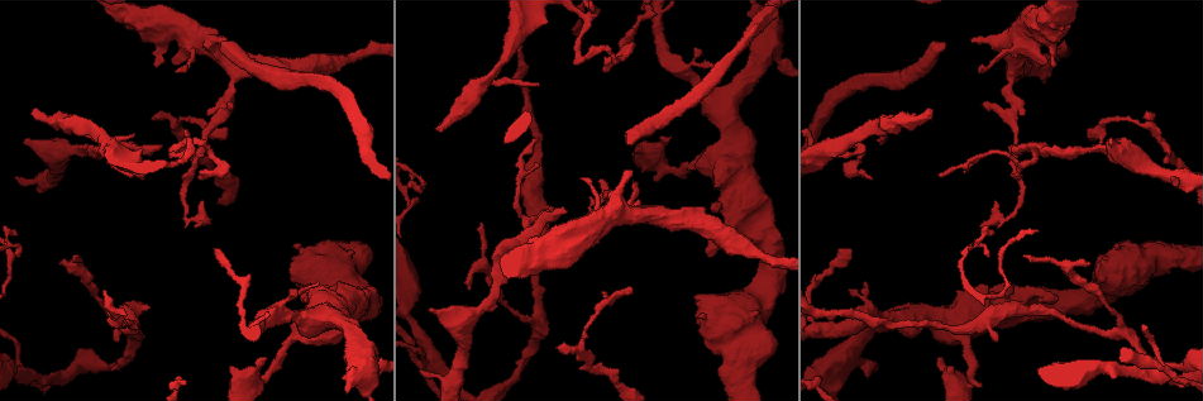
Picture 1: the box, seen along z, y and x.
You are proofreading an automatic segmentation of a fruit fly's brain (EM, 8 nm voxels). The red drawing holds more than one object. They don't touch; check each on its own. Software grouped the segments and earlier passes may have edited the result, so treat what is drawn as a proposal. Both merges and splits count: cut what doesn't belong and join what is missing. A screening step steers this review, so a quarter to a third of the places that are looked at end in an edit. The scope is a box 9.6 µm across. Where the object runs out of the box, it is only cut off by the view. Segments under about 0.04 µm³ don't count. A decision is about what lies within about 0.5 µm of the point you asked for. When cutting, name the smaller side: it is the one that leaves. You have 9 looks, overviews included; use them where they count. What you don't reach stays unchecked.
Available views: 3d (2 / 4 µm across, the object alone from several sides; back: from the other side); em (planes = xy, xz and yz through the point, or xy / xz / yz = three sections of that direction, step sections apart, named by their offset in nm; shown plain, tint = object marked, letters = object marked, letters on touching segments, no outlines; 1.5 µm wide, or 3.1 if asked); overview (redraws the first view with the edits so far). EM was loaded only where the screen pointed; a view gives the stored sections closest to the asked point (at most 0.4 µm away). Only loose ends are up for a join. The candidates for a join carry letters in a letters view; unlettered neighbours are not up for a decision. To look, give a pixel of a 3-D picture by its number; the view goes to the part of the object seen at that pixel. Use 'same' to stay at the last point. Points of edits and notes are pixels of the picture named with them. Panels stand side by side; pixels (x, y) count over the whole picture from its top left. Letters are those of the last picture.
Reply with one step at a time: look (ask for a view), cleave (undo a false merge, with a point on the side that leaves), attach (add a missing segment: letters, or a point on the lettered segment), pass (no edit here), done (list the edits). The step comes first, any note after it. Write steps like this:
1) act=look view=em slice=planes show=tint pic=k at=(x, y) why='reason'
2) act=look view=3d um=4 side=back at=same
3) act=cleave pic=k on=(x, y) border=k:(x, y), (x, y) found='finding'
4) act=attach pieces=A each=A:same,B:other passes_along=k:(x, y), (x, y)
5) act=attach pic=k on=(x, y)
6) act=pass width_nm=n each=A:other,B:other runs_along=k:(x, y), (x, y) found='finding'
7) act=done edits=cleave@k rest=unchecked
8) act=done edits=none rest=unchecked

act=look view=em slice=planes show=plain pic=1 at=(929, 110) why='stops while still wide'

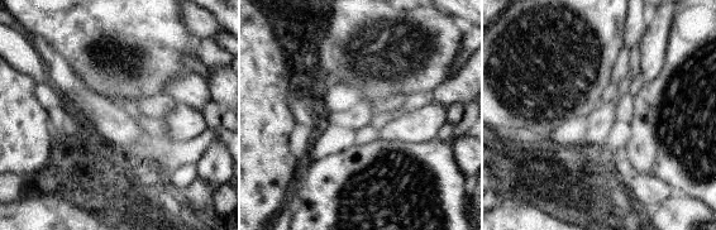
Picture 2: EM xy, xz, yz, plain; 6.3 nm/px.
act=look view=em slice=planes show=tint at=same

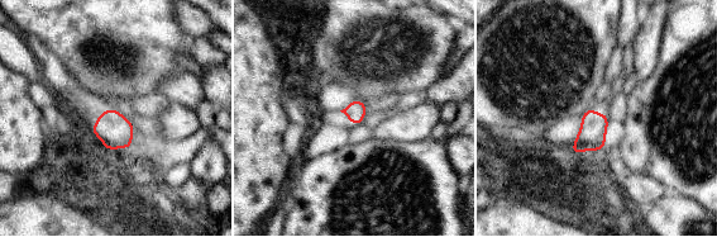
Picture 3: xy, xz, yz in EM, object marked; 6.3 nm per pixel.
act=look view=em slice=planes show=letters at=same why='see the neighbours'

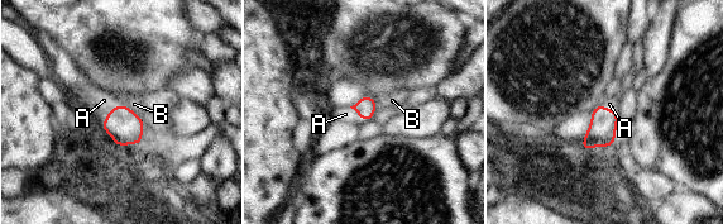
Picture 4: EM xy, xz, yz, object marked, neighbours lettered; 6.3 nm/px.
act=attach pieces=A each=A:same,B:other passes_along=4:(125, 127), (109, 112), (104, 100) found='the cell continues'

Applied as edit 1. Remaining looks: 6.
act=look view=overview why='see it whole again'

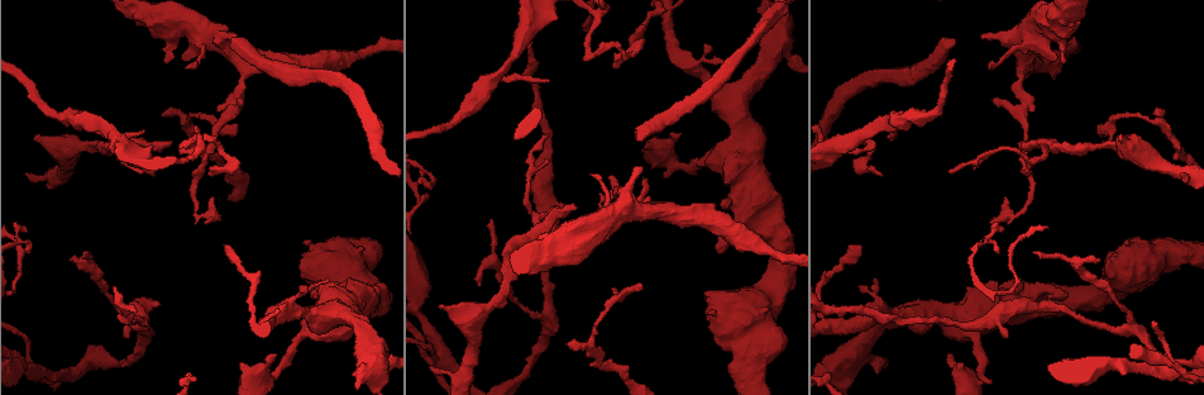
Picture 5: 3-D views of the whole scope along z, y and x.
act=look view=em slice=yz step=8 show=letters pic=5 at=(642, 167) why='thick end'

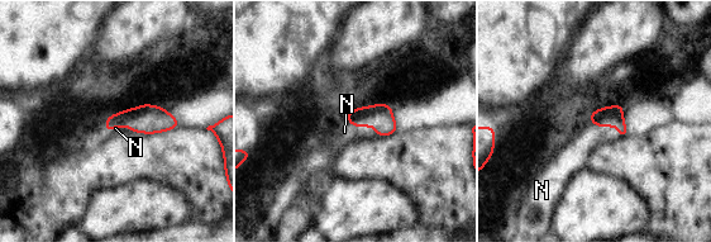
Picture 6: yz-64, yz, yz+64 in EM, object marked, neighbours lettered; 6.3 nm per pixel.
act=attach pieces=N each=N:same found='the cell continues'

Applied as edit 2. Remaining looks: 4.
act=look view=overview

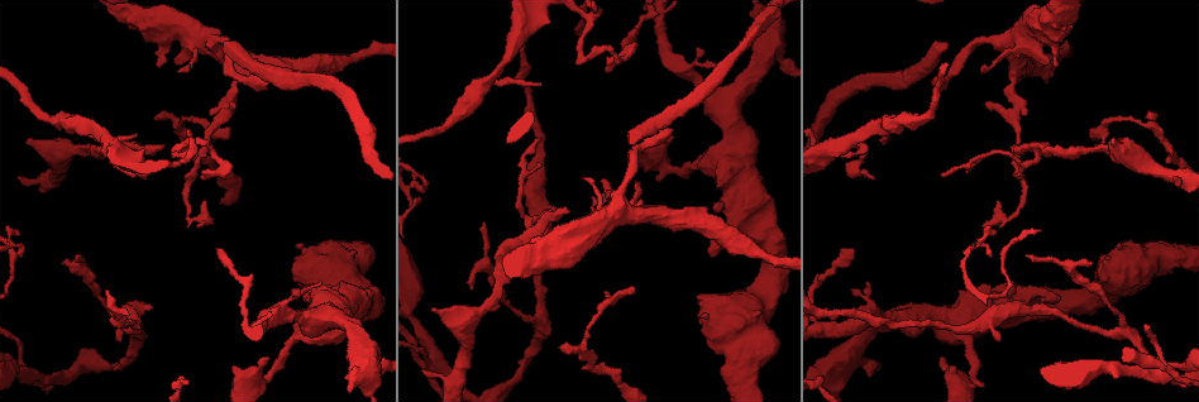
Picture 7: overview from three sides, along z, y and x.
act=look view=3d um=2 pic=7 at=(285, 346) why='thick turns thin'

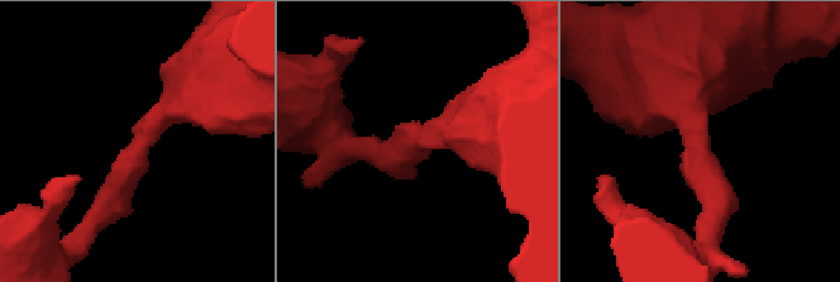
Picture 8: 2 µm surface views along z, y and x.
act=look view=em slice=planes show=tint pic=8 at=(141, 145) arm_widths_nm=220,700 why='shape alone is not enough'

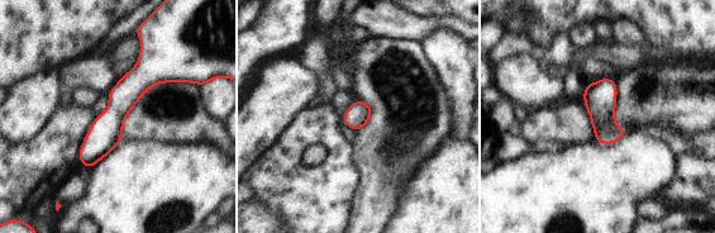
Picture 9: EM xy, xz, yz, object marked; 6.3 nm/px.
act=look view=em slice=planes show=letters at=same

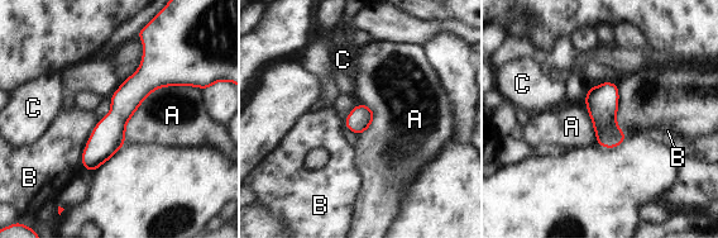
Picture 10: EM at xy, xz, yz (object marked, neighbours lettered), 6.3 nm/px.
act=pass longest_contact=A:600nm each=A:other,B:other,C:other runs_along=10:(157, 53), (154, 70), (85, 165) found='continuous, no second cell'

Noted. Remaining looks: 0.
act=done edits=attach@4,attach@6 rest=unchecked

